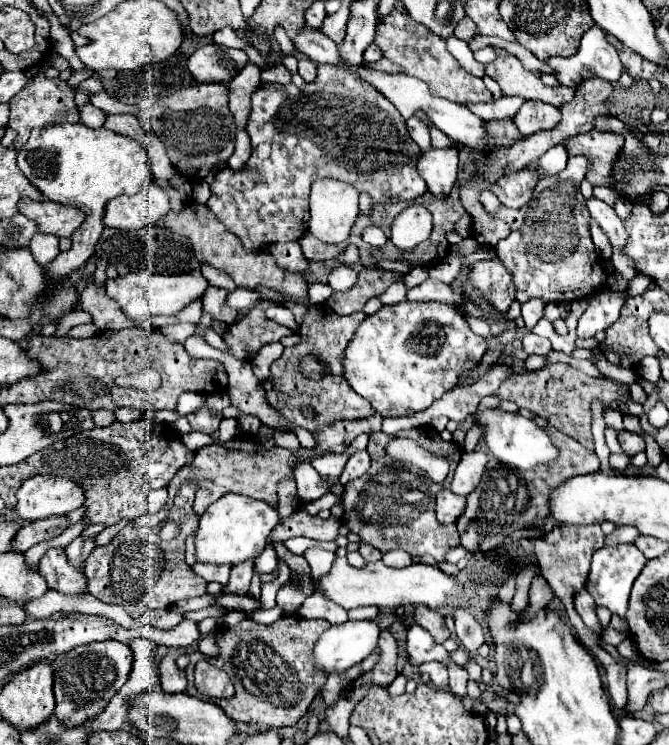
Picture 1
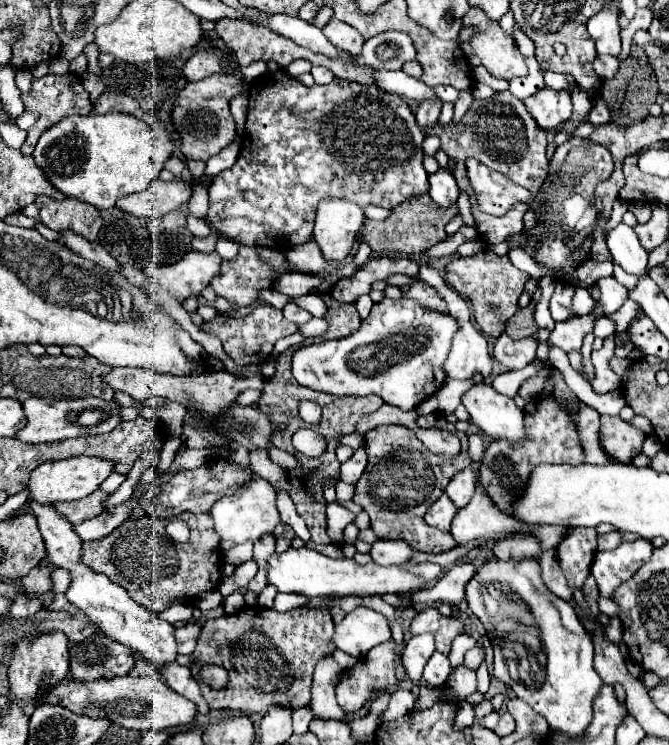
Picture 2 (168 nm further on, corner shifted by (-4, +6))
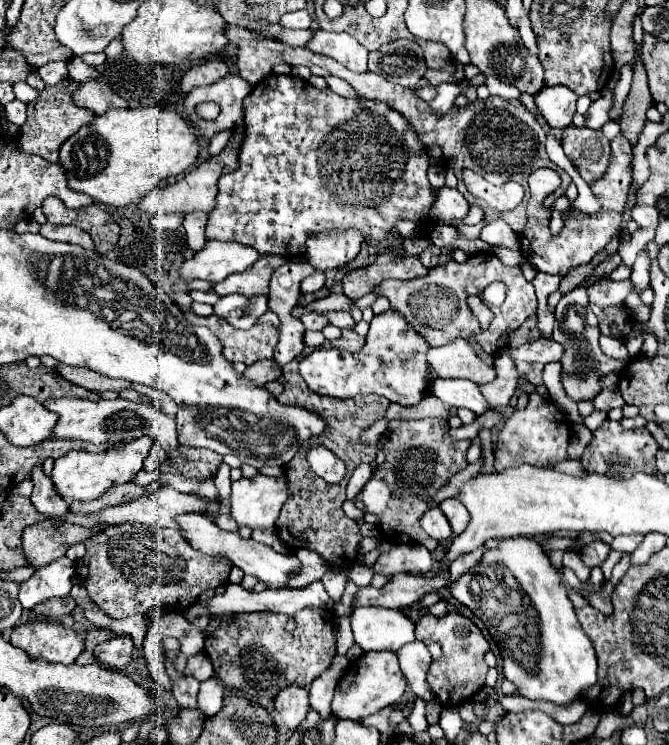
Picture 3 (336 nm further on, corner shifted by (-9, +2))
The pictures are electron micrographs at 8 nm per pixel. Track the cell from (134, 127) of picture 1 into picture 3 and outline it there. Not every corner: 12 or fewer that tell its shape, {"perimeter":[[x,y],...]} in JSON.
{"perimeter":[[98,80],[78,84],[72,100],[96,116],[108,108],[128,108],[112,88]]}

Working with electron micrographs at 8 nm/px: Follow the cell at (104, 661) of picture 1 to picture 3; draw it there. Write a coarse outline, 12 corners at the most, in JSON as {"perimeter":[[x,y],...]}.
{"perimeter":[[130,636],[96,646],[98,662],[110,668],[130,664]]}

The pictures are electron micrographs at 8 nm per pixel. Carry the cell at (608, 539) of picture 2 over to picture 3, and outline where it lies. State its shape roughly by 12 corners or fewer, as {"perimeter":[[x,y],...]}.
{"perimeter":[[602,540],[590,542],[580,550],[584,564],[600,566],[610,554]]}

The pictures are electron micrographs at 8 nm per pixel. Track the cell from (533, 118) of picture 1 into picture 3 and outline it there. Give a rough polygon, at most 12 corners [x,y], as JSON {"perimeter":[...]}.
{"perimeter":[[544,86],[536,106],[554,130],[576,114],[578,94]]}

